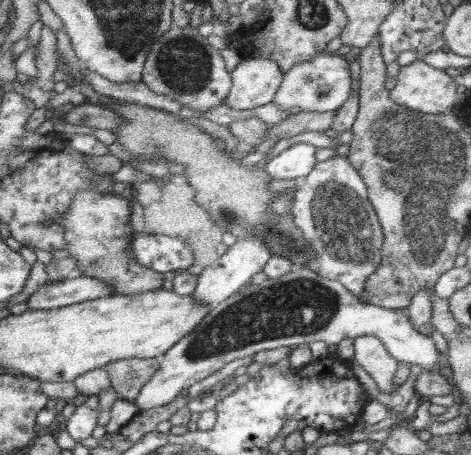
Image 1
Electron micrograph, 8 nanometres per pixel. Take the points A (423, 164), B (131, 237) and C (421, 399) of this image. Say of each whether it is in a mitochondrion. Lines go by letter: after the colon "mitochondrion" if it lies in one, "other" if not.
A: mitochondrion
B: other
C: other

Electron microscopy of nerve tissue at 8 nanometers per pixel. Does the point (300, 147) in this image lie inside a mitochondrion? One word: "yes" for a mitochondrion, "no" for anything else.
no

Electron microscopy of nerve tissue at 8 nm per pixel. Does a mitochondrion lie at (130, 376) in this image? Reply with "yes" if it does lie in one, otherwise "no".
yes

